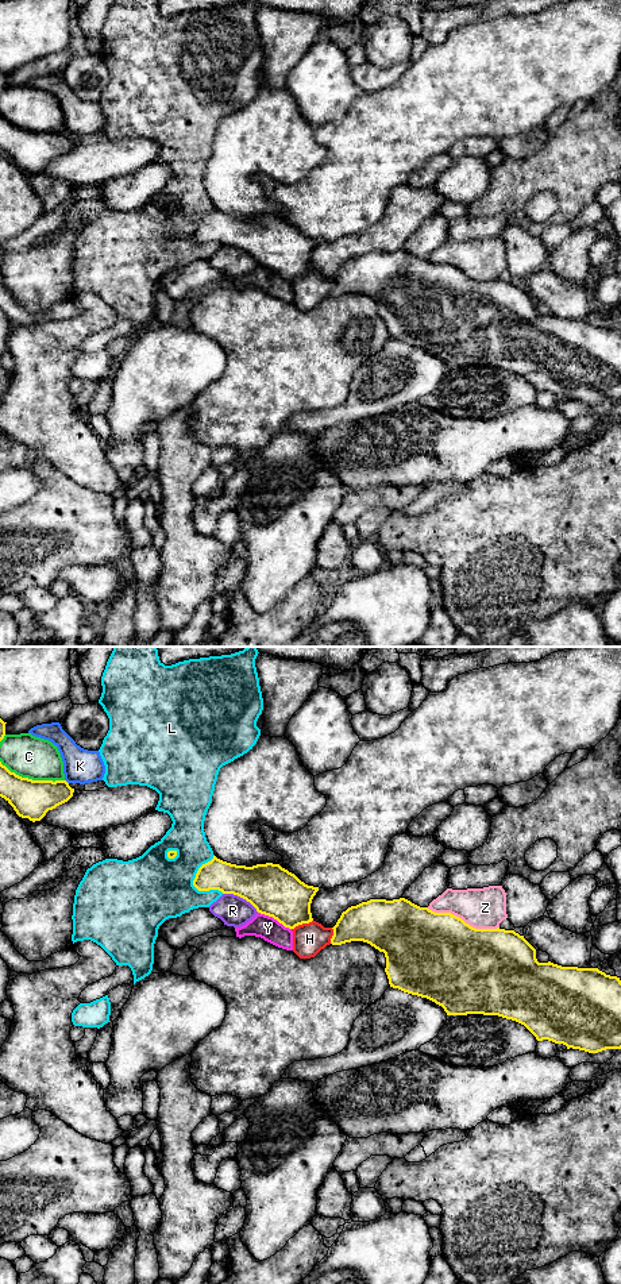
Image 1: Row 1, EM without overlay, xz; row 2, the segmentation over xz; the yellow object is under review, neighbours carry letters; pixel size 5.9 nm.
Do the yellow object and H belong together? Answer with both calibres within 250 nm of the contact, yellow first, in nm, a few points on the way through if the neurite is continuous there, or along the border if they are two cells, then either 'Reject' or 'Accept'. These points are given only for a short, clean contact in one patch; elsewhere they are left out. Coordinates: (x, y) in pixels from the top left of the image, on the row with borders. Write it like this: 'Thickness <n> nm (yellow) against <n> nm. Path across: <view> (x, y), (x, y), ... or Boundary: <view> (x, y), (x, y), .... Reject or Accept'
Thickness 300 nm (yellow) against 190 nm. Reject

